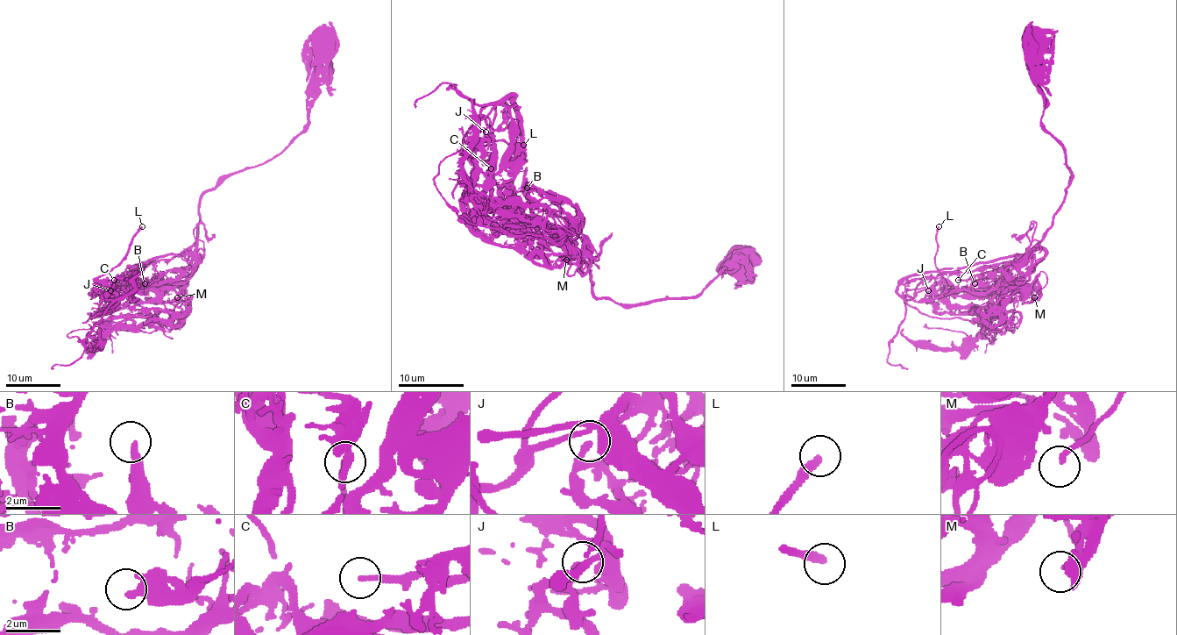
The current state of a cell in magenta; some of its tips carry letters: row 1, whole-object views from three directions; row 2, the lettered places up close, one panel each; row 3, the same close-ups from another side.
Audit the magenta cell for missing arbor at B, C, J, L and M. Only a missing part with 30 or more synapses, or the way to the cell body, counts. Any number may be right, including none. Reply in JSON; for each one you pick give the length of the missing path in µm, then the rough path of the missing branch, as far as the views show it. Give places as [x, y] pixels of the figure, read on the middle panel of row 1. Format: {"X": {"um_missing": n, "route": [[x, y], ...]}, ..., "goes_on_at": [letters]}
{"goes_on_at": []}

